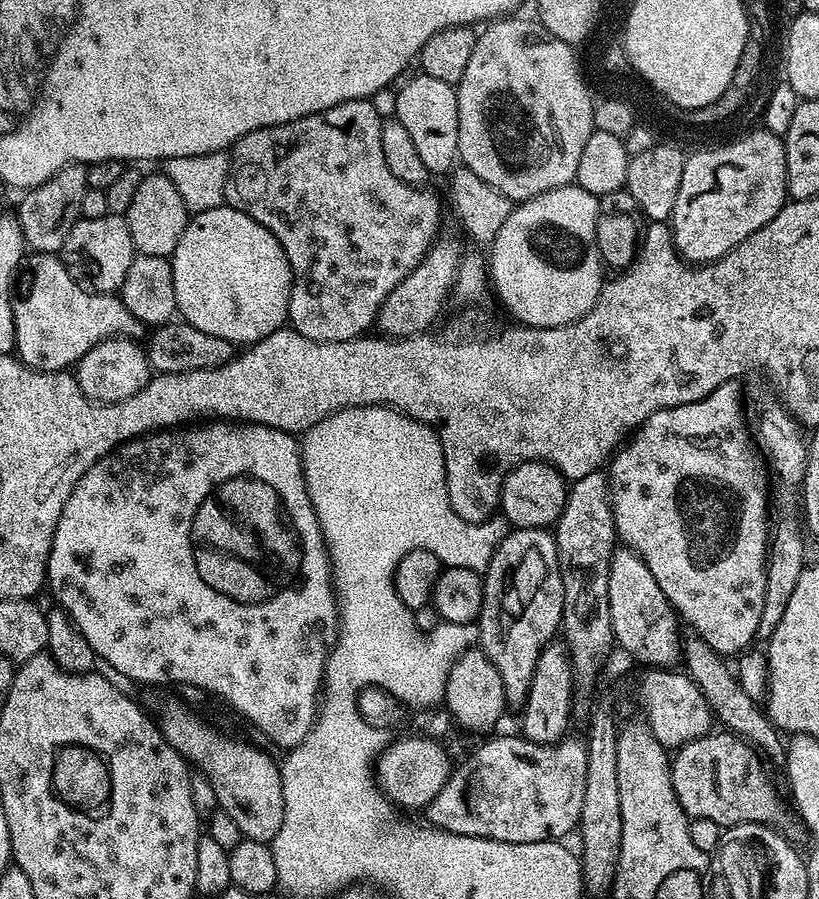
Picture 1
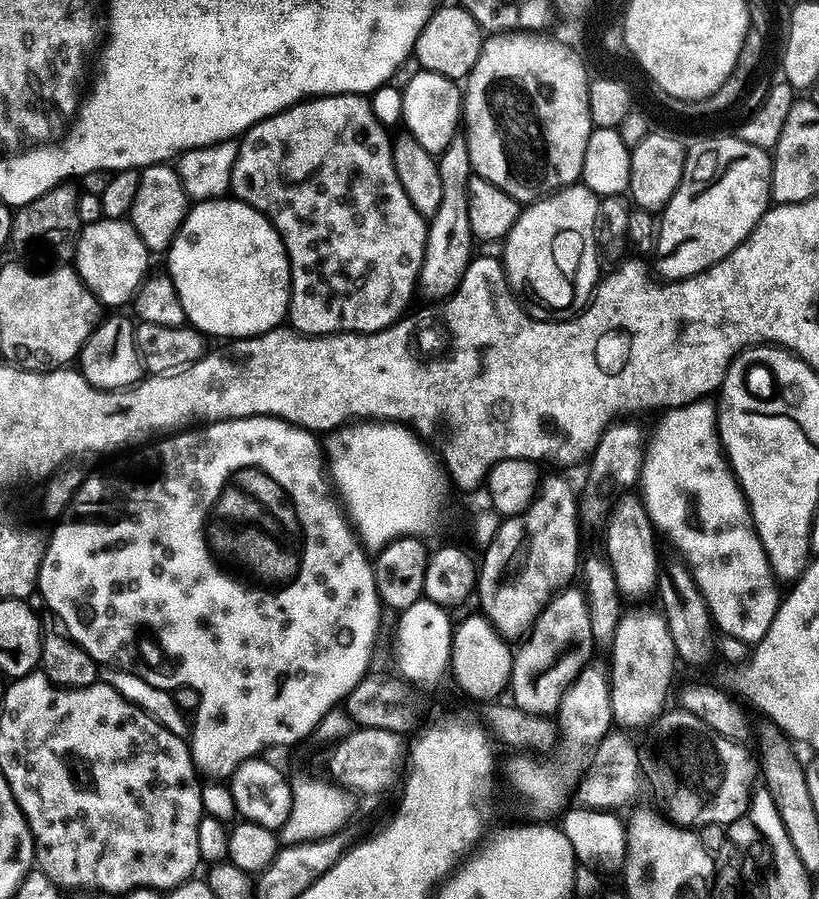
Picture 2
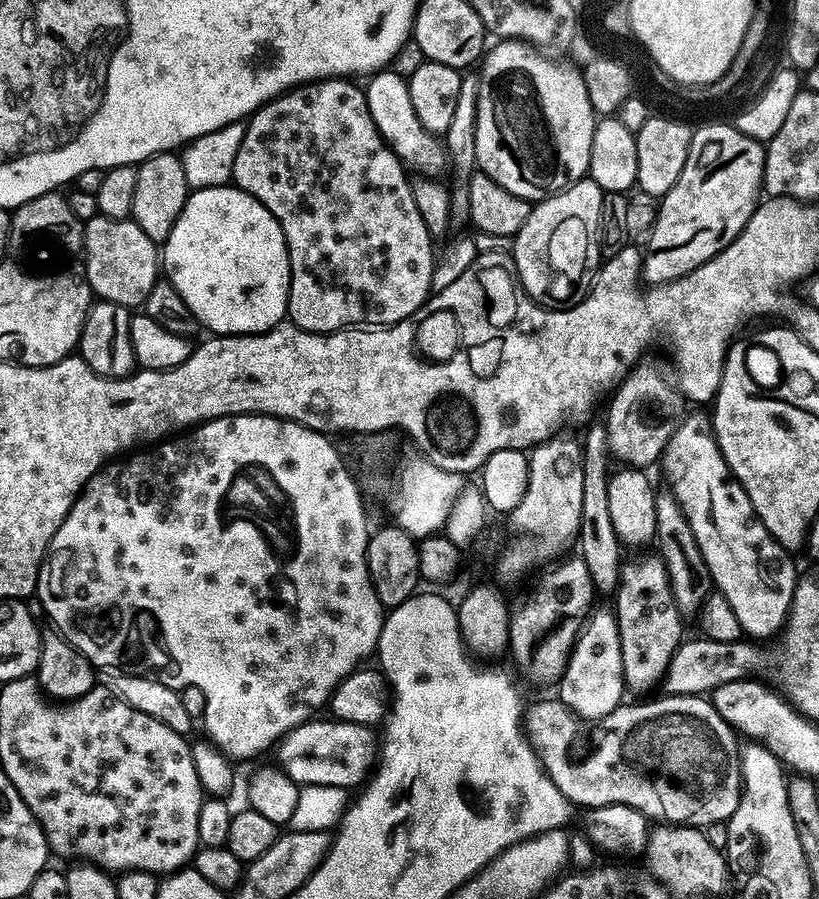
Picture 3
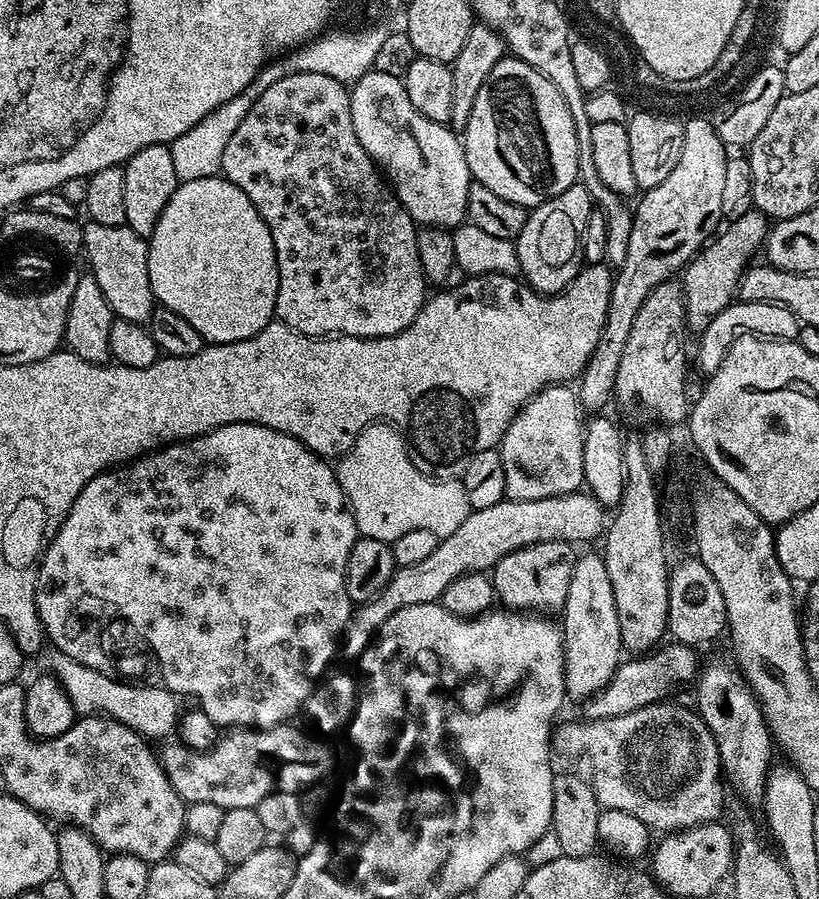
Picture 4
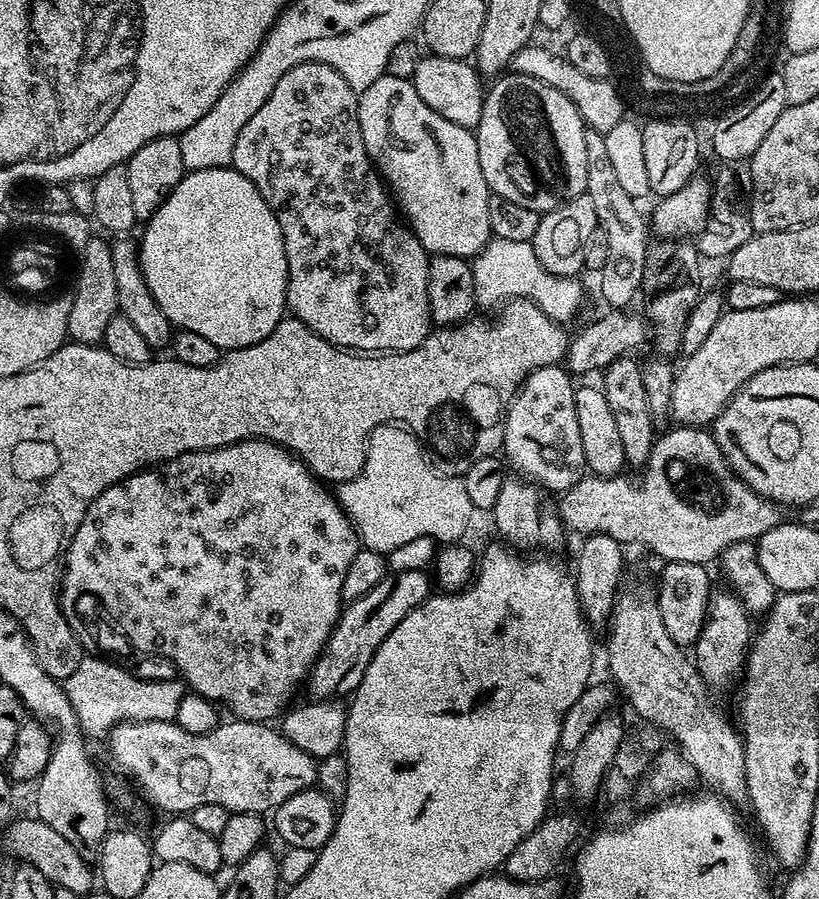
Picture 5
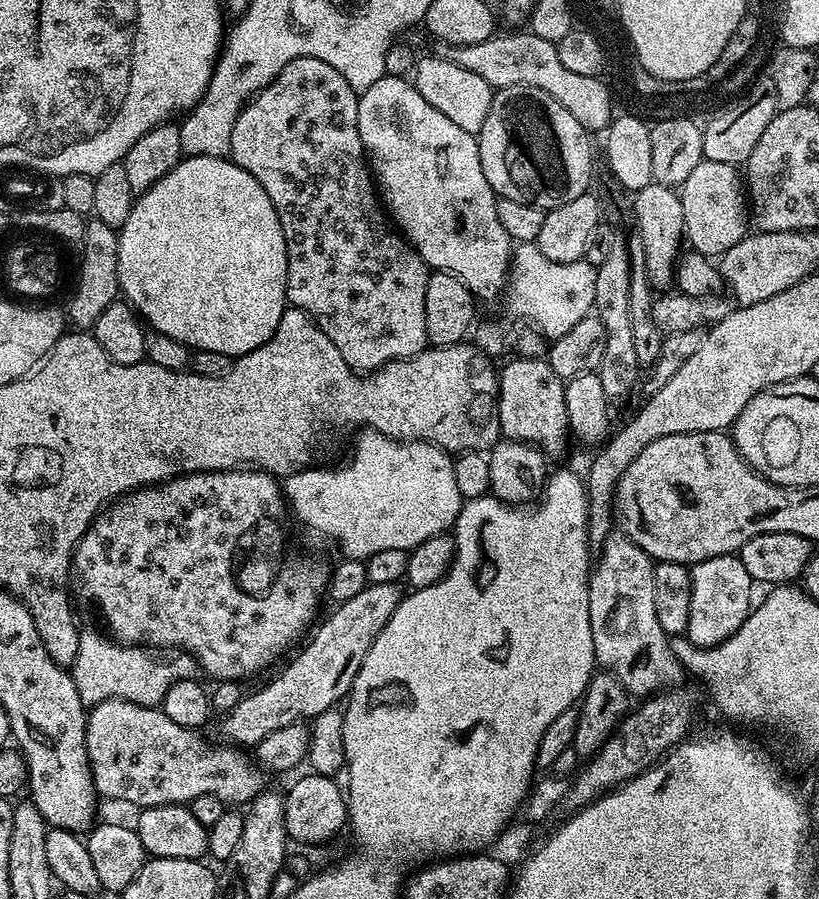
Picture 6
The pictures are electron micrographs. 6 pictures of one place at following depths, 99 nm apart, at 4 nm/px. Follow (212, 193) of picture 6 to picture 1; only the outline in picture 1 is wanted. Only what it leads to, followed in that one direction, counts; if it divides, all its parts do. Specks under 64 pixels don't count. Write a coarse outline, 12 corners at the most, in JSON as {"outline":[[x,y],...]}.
{"outline":[[239,208],[195,213],[179,315],[251,346],[285,327],[292,267]]}

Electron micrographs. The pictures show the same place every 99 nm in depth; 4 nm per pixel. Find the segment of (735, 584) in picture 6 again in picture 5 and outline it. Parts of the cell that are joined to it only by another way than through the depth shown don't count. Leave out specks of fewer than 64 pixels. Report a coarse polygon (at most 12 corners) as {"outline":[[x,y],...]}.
{"outline":[[731,591],[711,597],[694,663],[709,689],[735,685],[754,624]]}

